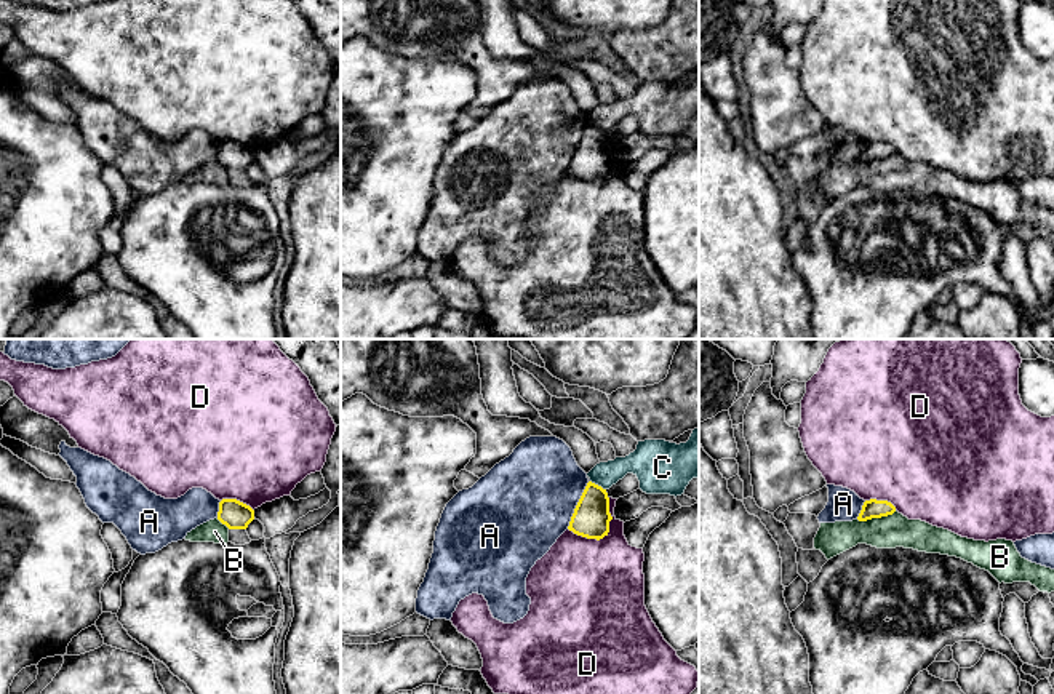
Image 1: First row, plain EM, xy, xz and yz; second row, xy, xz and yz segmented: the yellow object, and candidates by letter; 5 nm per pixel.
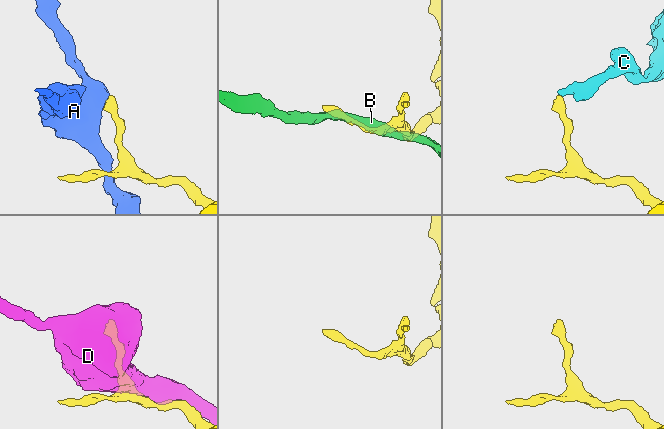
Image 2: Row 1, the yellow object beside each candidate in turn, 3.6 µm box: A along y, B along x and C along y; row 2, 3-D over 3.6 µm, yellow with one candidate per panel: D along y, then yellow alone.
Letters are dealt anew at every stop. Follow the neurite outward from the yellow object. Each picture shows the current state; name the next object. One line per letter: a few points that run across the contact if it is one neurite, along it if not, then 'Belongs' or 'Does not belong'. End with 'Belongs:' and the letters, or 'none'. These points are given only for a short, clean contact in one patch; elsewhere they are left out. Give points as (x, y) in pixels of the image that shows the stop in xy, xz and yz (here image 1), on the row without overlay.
A: Line: xz (589, 123), (566, 170). Does not belong
B: Does not belong
C: Line: xz (590, 122), (605, 131). Does not belong
D: Does not belong
Belongs: none

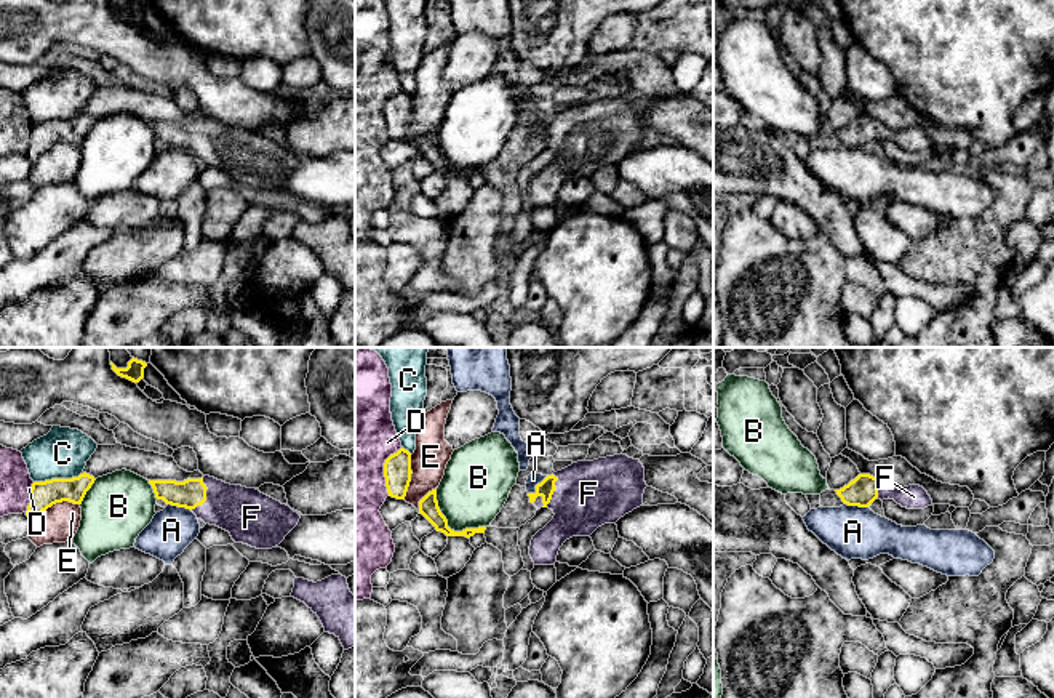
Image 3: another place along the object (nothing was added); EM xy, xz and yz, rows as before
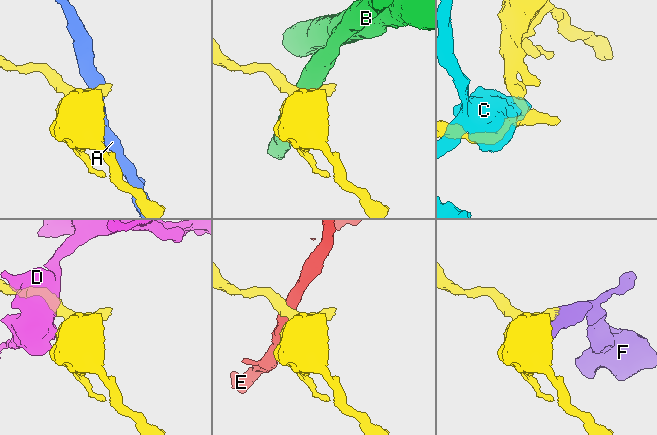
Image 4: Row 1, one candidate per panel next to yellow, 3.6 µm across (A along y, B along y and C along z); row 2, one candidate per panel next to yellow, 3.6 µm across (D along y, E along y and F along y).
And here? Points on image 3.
A: Line: xz (547, 117), (528, 135). Does not belong
B: Does not belong
C: Line: xy (83, 114), (74, 119), (51, 119), (34, 124). Does not belong
D: Does not belong
E: Line: xy (79, 144), (56, 143), (32, 164). Does not belong
F: Line: xz (546, 130), (550, 140), (589, 135). Belongs
Belongs: F

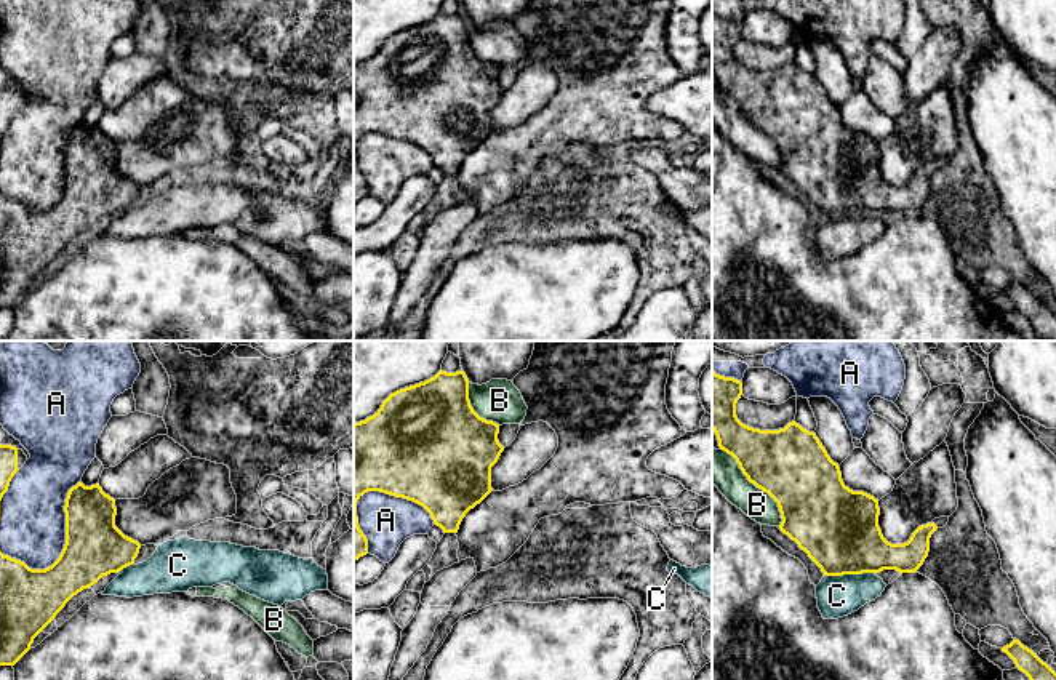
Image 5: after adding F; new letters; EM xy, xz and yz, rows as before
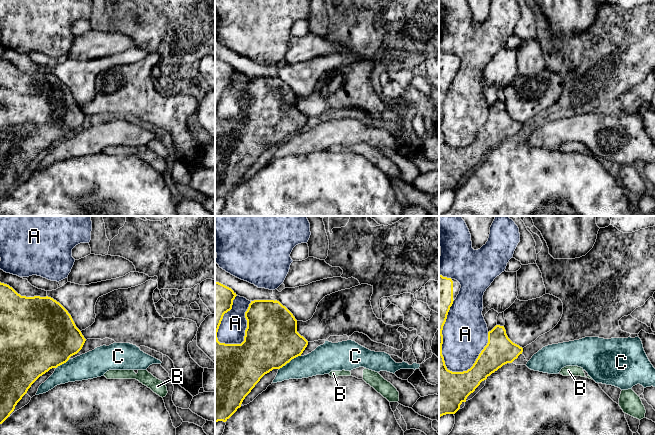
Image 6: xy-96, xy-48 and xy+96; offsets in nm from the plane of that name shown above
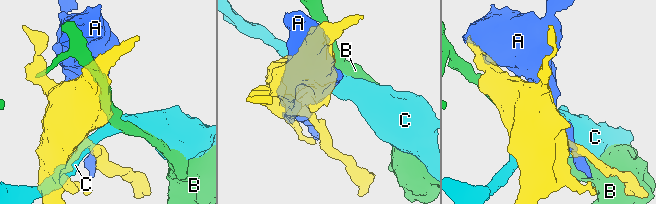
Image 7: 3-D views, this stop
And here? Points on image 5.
A: Does not belong
B: Does not belong
C: Does not belong
Belongs: none

